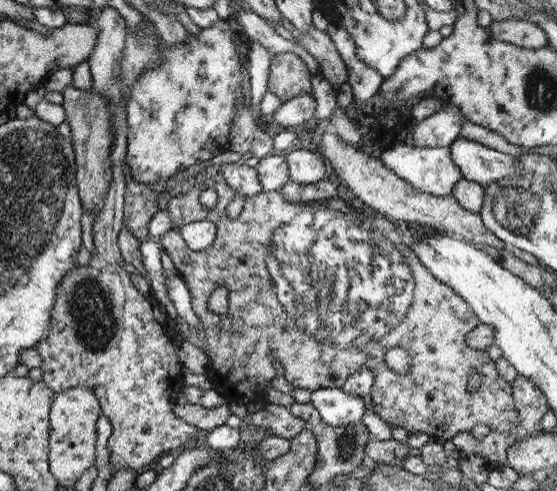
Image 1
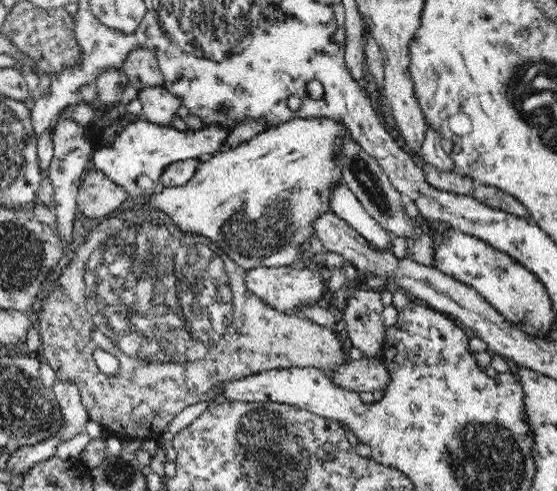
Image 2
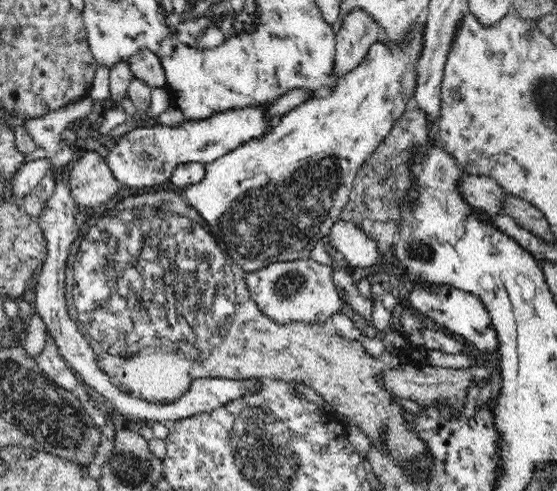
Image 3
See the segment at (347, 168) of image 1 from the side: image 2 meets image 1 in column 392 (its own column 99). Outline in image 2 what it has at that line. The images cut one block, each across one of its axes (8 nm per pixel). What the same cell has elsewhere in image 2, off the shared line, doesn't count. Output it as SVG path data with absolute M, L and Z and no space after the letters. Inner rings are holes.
M91 171L82 181L76 198L77 210L89 219L102 219L128 206L130 194L111 182L104 174Z

